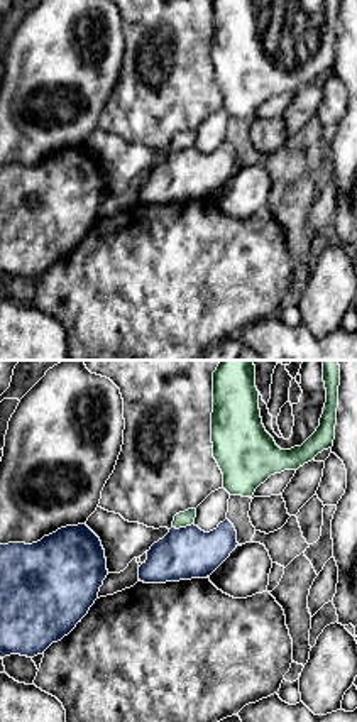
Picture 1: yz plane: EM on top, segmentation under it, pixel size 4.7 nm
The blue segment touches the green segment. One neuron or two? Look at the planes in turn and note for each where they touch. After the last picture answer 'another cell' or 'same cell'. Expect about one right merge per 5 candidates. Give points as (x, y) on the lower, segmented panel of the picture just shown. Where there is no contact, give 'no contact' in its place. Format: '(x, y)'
(183, 528)

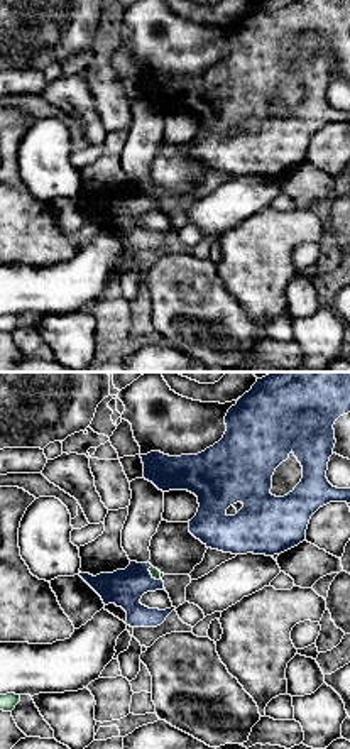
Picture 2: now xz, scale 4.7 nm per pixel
(149, 574)

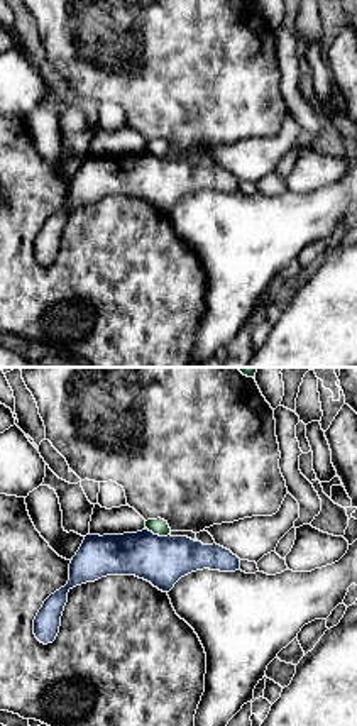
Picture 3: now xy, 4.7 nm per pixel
(158, 535)

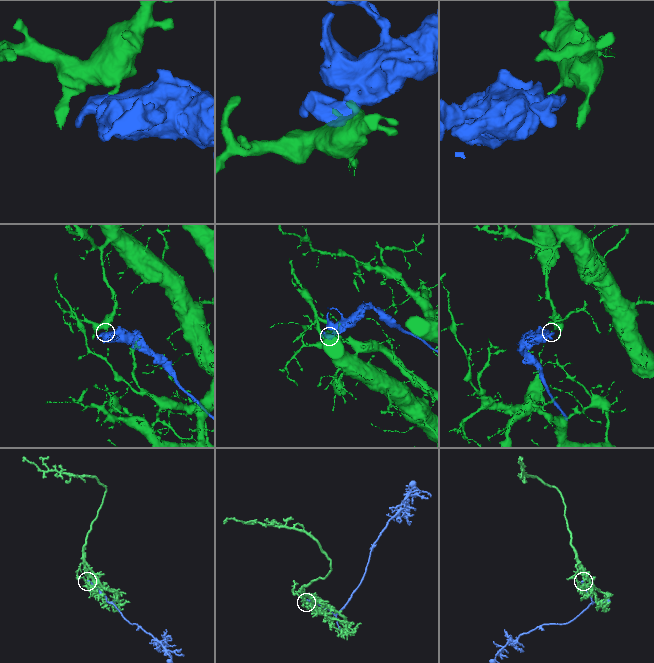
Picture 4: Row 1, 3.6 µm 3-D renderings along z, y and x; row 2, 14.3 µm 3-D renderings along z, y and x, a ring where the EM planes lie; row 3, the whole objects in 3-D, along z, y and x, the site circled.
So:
another cell

